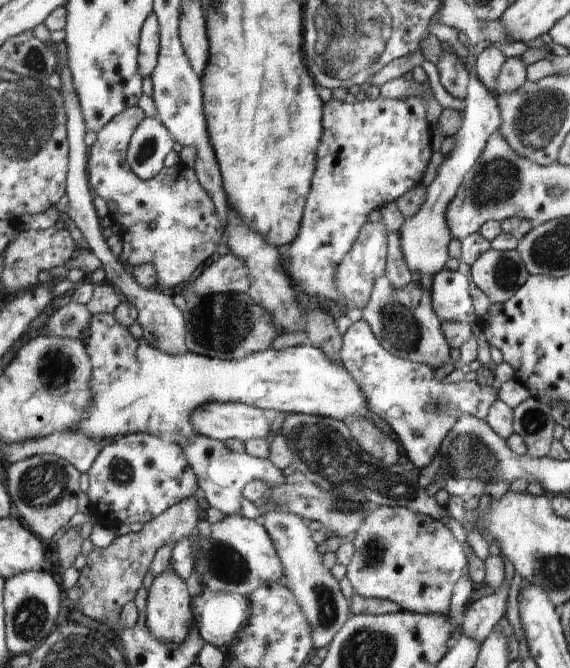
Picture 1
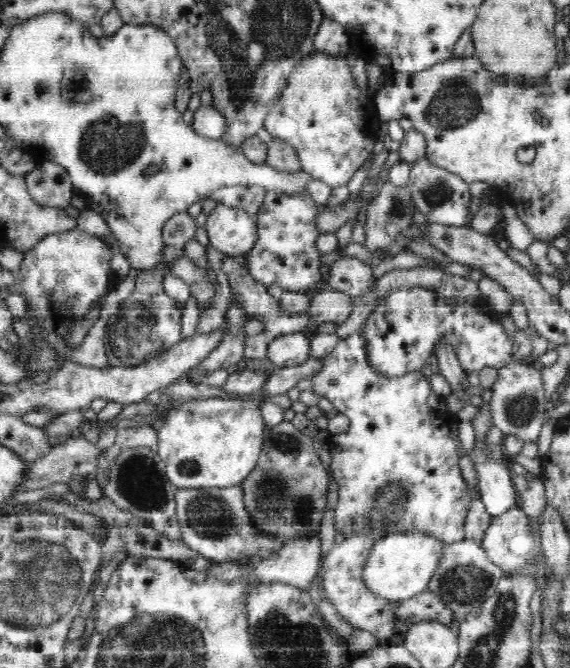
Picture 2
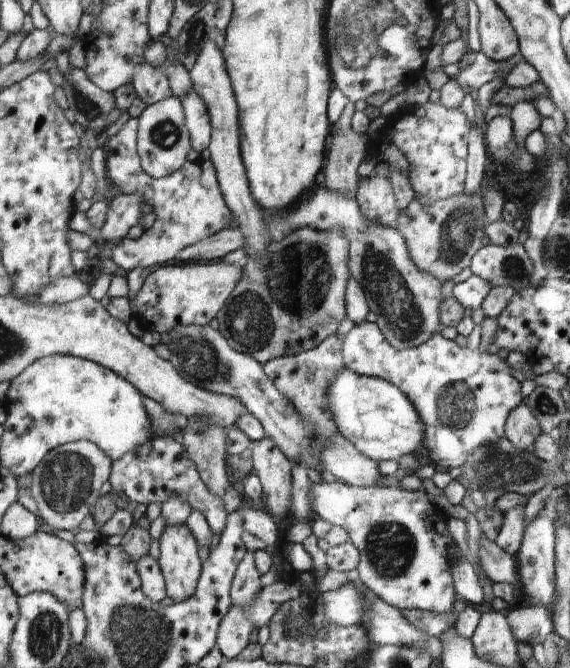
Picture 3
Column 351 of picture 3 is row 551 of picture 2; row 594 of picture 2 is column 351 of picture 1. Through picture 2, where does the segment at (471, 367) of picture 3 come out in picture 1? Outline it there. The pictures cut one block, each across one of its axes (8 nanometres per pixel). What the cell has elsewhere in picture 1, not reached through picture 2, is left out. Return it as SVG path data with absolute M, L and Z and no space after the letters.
M360 319L348 328L342 341L341 364L358 382L365 398L368 399L370 412L378 414L390 424L396 432L399 443L406 450L406 456L418 470L426 468L432 462L437 452L440 452L442 442L453 430L453 426L462 416L476 417L480 420L488 416L488 412L496 402L496 390L491 386L481 386L477 381L460 381L459 383L441 382L434 379L434 368L425 363L403 359L391 351L387 351L380 340L373 334L372 327L364 319Z

